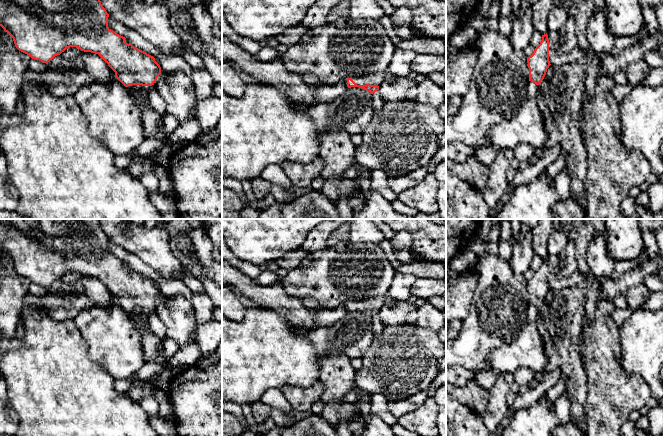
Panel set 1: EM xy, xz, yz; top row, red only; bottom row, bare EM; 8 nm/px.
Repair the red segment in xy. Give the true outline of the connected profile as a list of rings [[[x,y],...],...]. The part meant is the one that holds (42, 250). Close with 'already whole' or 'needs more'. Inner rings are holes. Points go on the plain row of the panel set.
[[[0,219],[0,250],[13,262],[19,275],[46,288],[70,271],[95,277],[115,296],[115,301],[129,316],[149,317],[161,298],[160,289],[153,280],[131,267],[127,268],[125,261],[111,254],[108,251],[108,241],[109,238],[101,228],[99,219]]] | needs more

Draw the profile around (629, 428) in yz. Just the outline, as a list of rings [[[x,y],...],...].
[[[628,419],[621,428],[621,436],[636,436],[636,431],[636,424]]]

